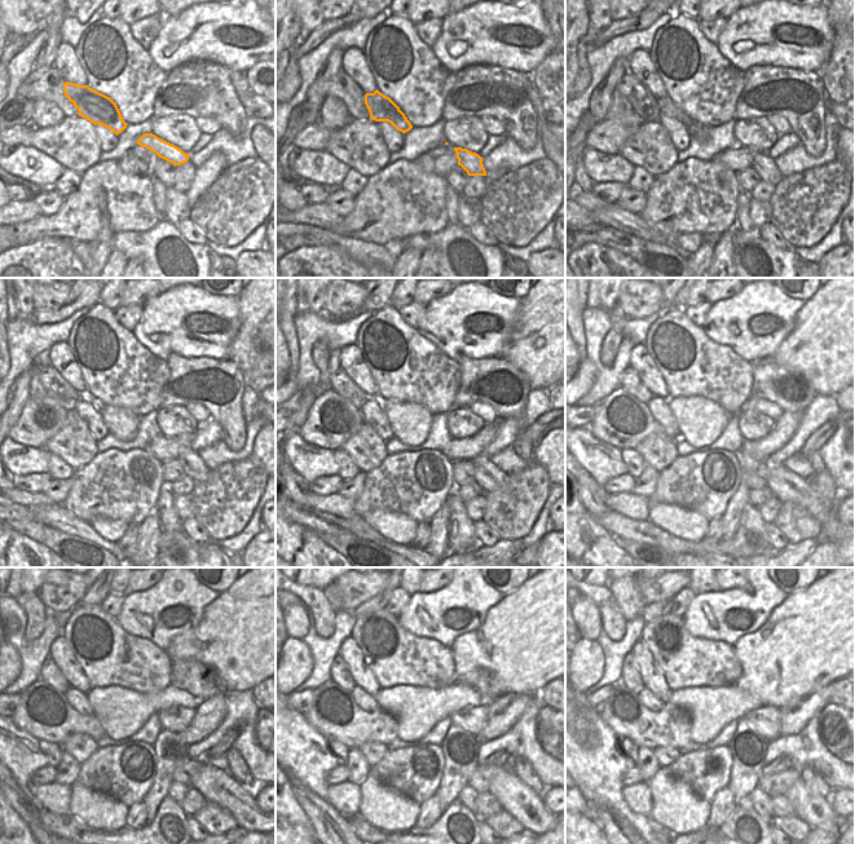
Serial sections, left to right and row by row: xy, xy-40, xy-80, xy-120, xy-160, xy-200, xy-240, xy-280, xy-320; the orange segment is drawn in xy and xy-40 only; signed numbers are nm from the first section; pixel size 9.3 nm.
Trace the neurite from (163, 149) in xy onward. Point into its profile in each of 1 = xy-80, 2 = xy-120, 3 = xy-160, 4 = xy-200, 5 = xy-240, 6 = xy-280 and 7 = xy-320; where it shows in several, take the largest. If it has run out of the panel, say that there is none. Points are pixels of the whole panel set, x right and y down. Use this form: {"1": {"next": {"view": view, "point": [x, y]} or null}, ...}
{"1": {"next": {"view": "xy-80", "point": [762, 163]}}, "2": {"next": {"view": "xy-120", "point": [193, 465]}}, "3": {"next": {"view": "xy-160", "point": [490, 478]}}, "4": {"next": {"view": "xy-200", "point": [784, 485]}}, "5": {"next": {"view": "xy-240", "point": [217, 786]}}, "6": {"next": {"view": "xy-280", "point": [518, 799]}}, "7": {"next": {"view": "xy-320", "point": [816, 811]}}}

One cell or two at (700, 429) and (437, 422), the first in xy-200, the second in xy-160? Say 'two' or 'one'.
two

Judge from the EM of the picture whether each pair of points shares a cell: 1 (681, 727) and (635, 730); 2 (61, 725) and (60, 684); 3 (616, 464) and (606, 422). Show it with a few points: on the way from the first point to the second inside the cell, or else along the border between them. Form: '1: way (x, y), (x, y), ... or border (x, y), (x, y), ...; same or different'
1: way (669, 728), (647, 729); same
2: border (40, 677), (62, 693); different
3: border (589, 428), (595, 437), (620, 450); different

